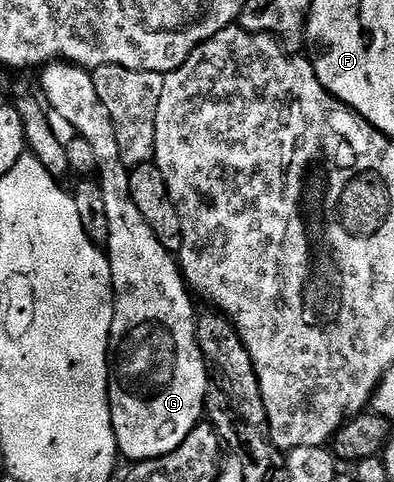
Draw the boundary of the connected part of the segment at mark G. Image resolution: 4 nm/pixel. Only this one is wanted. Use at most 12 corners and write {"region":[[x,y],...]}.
{"region":[[91,73],[39,74],[90,142],[116,297],[110,420],[133,463],[206,414],[198,310],[130,196]]}

